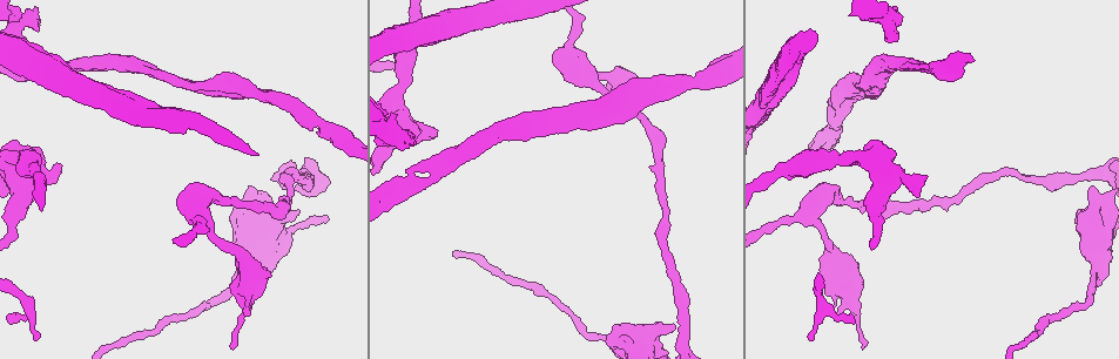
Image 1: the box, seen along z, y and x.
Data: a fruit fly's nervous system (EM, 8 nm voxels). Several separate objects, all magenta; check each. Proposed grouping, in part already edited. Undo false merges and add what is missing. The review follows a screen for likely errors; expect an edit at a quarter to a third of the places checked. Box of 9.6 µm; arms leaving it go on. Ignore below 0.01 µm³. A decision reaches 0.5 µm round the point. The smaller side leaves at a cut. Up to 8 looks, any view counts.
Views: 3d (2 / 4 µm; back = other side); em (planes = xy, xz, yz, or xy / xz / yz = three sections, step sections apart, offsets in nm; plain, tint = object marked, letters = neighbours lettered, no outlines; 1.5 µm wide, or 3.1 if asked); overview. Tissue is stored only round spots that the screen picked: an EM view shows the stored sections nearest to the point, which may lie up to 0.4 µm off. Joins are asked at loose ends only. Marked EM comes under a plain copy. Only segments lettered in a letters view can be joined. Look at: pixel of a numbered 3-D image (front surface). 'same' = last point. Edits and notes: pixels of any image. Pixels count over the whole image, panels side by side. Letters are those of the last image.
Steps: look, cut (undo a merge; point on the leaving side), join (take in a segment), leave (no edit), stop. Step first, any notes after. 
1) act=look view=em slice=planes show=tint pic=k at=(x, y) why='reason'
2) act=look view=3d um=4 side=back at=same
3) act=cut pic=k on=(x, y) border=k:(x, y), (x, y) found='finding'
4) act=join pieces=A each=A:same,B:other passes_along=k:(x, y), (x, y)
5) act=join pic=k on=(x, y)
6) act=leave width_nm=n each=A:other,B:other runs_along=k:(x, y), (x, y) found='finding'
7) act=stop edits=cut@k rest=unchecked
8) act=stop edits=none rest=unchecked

act=look view=em slice=planes show=letters pic=1 at=(829, 137) why='calibre changes'

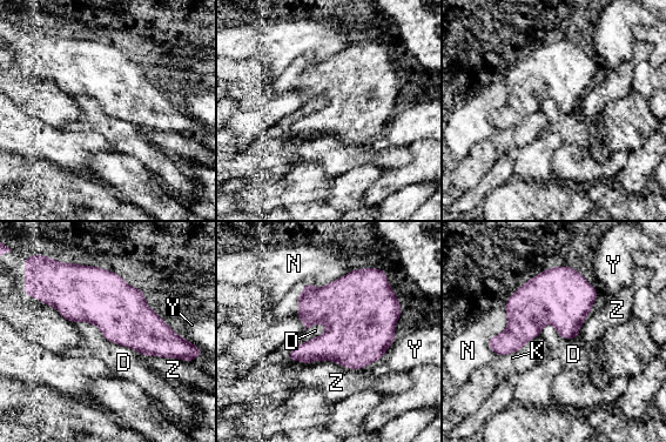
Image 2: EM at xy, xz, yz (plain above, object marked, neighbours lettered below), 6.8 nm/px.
act=leave longest_contact=D:500nm each=D:other,K:other,N:other,Y:other,Z:other border=2:(78, 321), (145, 356) found='continuous, no second cell'

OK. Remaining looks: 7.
act=look view=em slice=planes show=letters pic=1 at=(1078, 213) why='branch stops here'

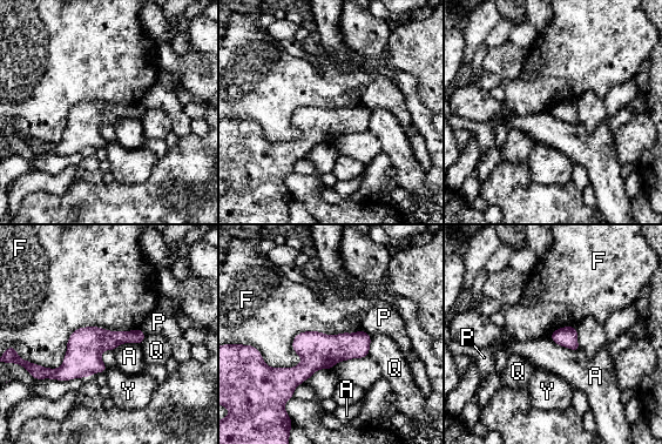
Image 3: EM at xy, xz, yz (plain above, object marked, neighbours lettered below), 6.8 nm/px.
act=leave each=A:other,F:other,P:other,Q:other,Y:other found='none of them fits'

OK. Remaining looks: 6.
act=look view=3d um=4 pic=1 at=(862, 348) why='branch stops here'

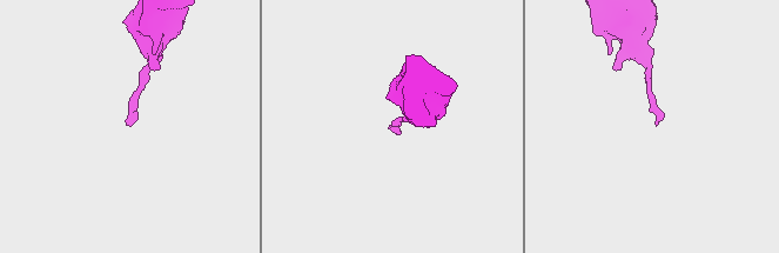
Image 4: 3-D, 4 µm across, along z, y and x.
act=look view=em slice=xy step=8 show=letters pic=4 at=(394, 129)

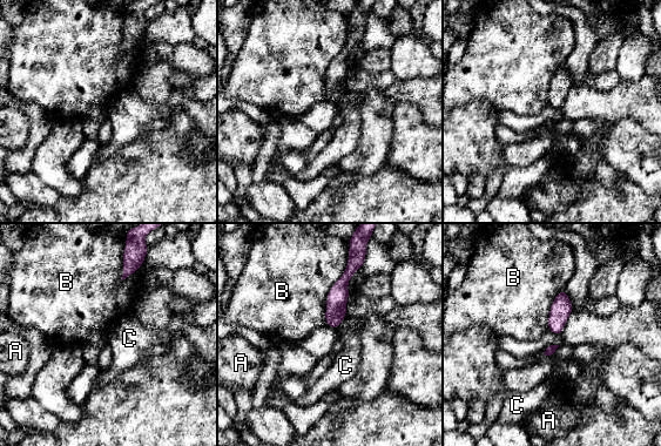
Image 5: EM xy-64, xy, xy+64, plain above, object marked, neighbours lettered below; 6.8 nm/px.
act=look view=em slice=planes show=letters at=same

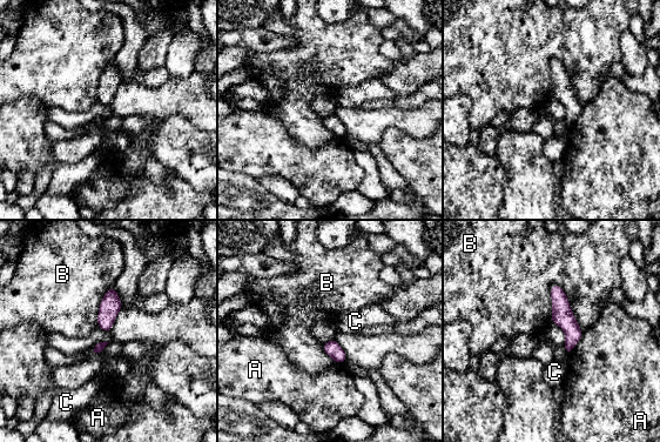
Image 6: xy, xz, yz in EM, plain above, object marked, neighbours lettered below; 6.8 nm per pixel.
act=leave each=A:other,B:other,C:other border=6:(552, 283), (564, 292), (583, 332) found='no lettered segment goes on from it'

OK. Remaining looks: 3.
act=stop edits=none rest=unchecked

